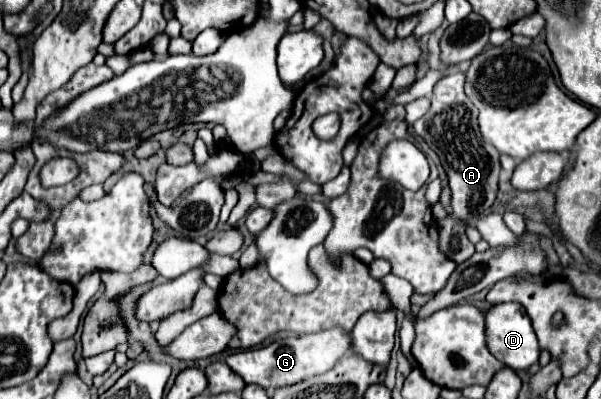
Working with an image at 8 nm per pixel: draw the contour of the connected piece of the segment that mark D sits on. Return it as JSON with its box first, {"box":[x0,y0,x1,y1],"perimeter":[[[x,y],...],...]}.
{"box":[485,302,541,372],"perimeter":[[[517,302],[497,304],[487,312],[485,322],[487,322],[489,350],[493,350],[493,356],[497,356],[497,360],[505,362],[505,366],[519,372],[519,370],[527,370],[539,362],[539,354],[541,354],[539,340],[531,326],[531,318],[527,316],[527,312],[521,304],[517,304]]]}

